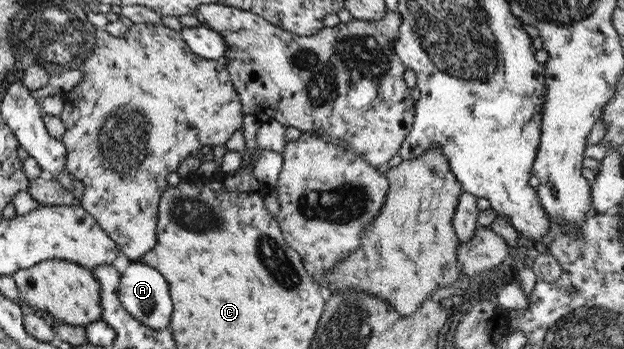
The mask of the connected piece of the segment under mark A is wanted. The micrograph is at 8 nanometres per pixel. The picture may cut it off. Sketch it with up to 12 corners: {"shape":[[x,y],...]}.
{"shape":[[135,260],[120,274],[118,300],[152,330],[173,304],[164,277]]}

